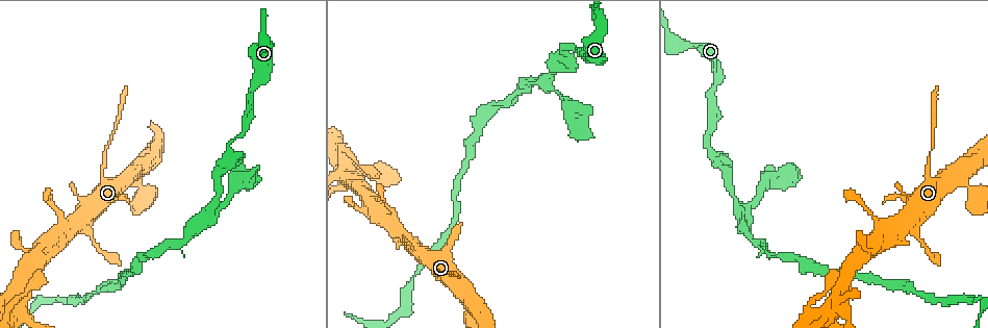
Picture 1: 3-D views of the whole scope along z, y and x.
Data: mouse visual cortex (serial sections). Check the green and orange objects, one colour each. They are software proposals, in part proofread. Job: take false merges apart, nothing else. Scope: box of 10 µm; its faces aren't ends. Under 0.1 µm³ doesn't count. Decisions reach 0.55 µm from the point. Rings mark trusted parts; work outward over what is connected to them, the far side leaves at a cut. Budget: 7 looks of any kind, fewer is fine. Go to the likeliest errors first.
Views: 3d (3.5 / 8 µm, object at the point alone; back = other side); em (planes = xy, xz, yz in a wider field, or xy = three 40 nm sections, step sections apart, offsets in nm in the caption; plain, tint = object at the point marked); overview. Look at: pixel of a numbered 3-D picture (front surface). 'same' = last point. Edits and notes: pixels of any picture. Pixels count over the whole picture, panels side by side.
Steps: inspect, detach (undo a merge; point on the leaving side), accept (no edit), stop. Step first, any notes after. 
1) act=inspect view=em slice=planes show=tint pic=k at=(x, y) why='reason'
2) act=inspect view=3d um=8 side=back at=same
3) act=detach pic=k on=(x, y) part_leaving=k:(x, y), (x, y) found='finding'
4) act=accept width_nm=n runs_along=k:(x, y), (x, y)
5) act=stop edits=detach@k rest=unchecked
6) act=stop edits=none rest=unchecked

act=inspect view=3d um=8 pic=1 at=(561, 50)

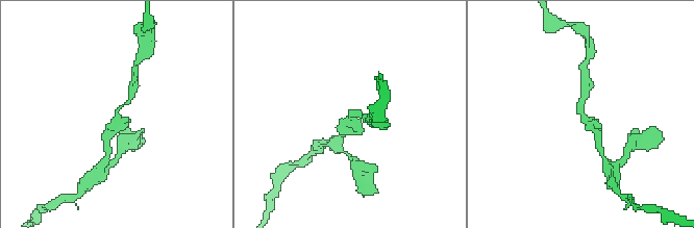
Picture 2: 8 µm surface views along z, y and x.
act=inspect view=em slice=xy step=2 show=tint at=same

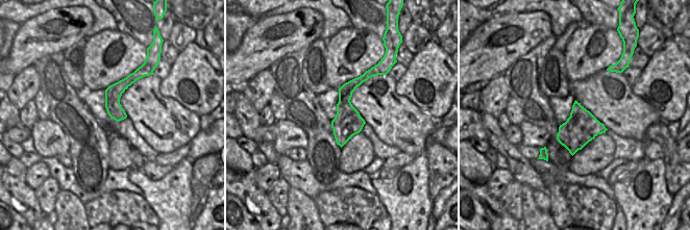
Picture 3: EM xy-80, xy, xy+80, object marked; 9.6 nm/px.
act=accept runs_along=2:(130, 95), (117, 110), (116, 129), (107, 140) found='all the same cell'

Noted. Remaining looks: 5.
act=inspect view=3d um=3.5 pic=1 at=(157, 252) why='sudden change in width'

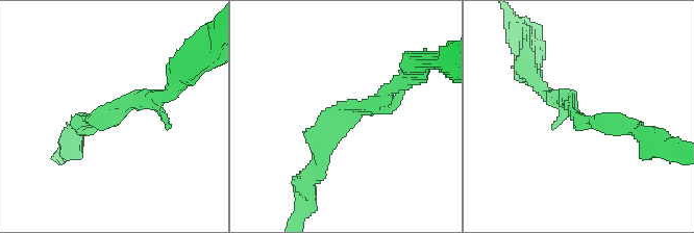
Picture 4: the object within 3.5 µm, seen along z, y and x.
act=inspect view=em slice=xy step=1 show=tint pic=4 at=(581, 116) arm_widths_nm=200,250

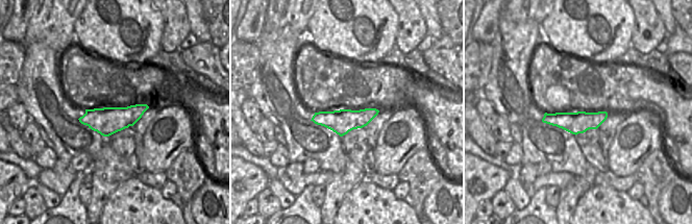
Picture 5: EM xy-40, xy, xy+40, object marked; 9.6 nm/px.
act=inspect view=em slice=xy step=2 show=tint at=same why='cut it another way'

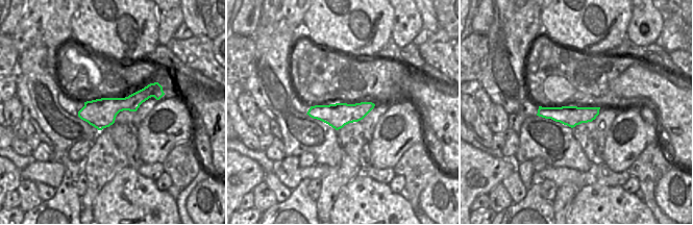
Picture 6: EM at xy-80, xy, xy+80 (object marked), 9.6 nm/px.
act=accept found='continuous, no second cell'

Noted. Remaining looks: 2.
act=inspect view=3d um=3.5 pic=1 at=(19, 311) why='looks like a crossing'

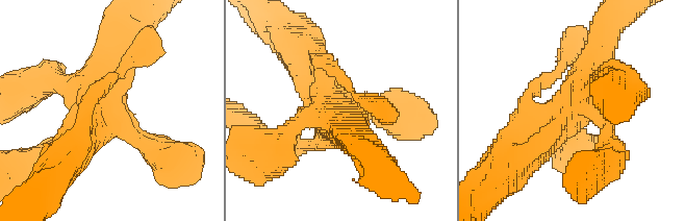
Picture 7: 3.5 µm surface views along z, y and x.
act=inspect view=em slice=xy step=5 show=tint pic=7 at=(109, 111) why='now the EM'

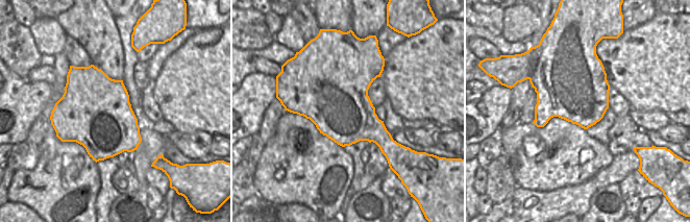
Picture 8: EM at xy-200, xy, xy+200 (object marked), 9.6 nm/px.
act=accept runs_along=7:(601, 45), (556, 121), (534, 124), (527, 105) found='continuous, no second cell'

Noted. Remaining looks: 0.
act=stop edits=none rest=unchecked

